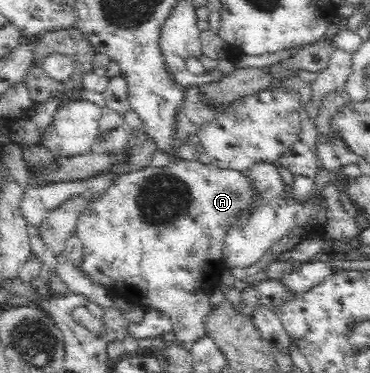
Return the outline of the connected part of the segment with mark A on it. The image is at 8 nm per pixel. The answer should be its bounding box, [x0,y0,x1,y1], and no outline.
[75,160,263,347]

